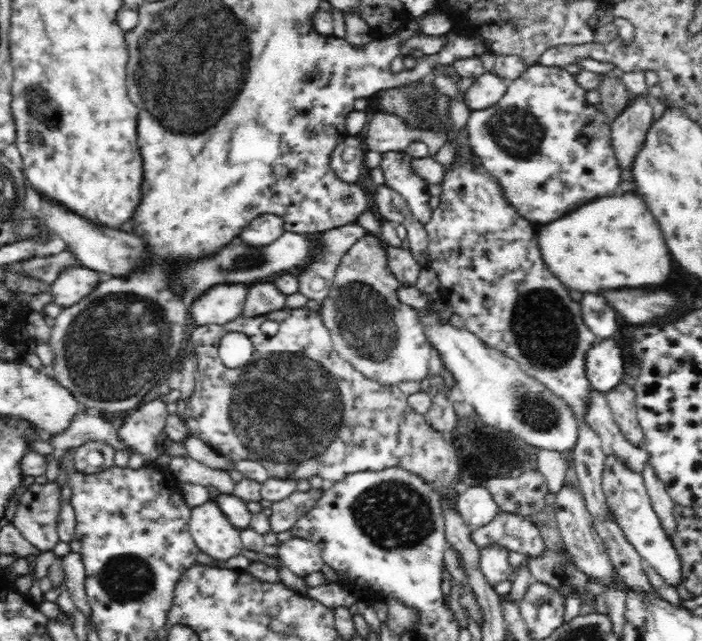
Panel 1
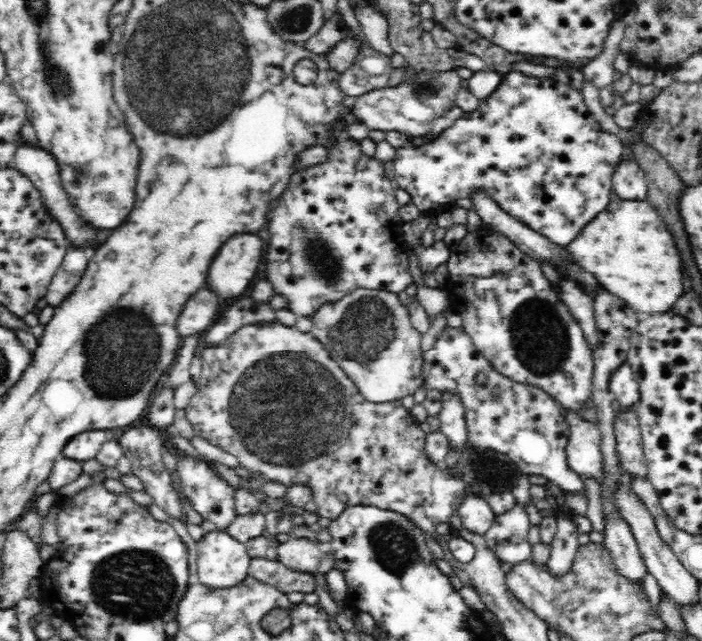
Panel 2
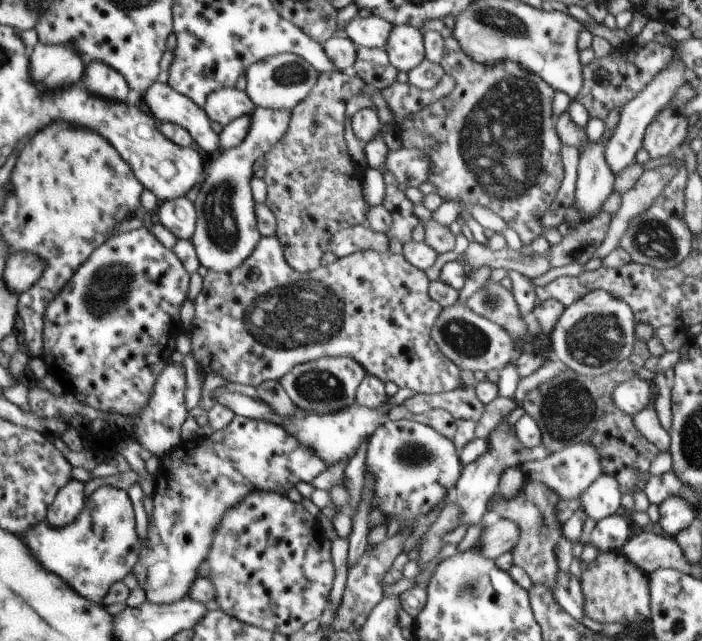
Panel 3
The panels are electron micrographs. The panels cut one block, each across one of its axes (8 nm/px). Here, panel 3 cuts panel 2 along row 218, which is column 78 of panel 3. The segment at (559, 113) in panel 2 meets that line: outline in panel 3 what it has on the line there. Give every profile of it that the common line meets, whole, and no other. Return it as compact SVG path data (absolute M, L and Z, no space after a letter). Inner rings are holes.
M103 486L94 492L75 523L56 529L44 521L26 536L26 542L48 570L60 574L80 594L97 603L102 603L111 586L135 568L143 546L128 491L114 486Z

